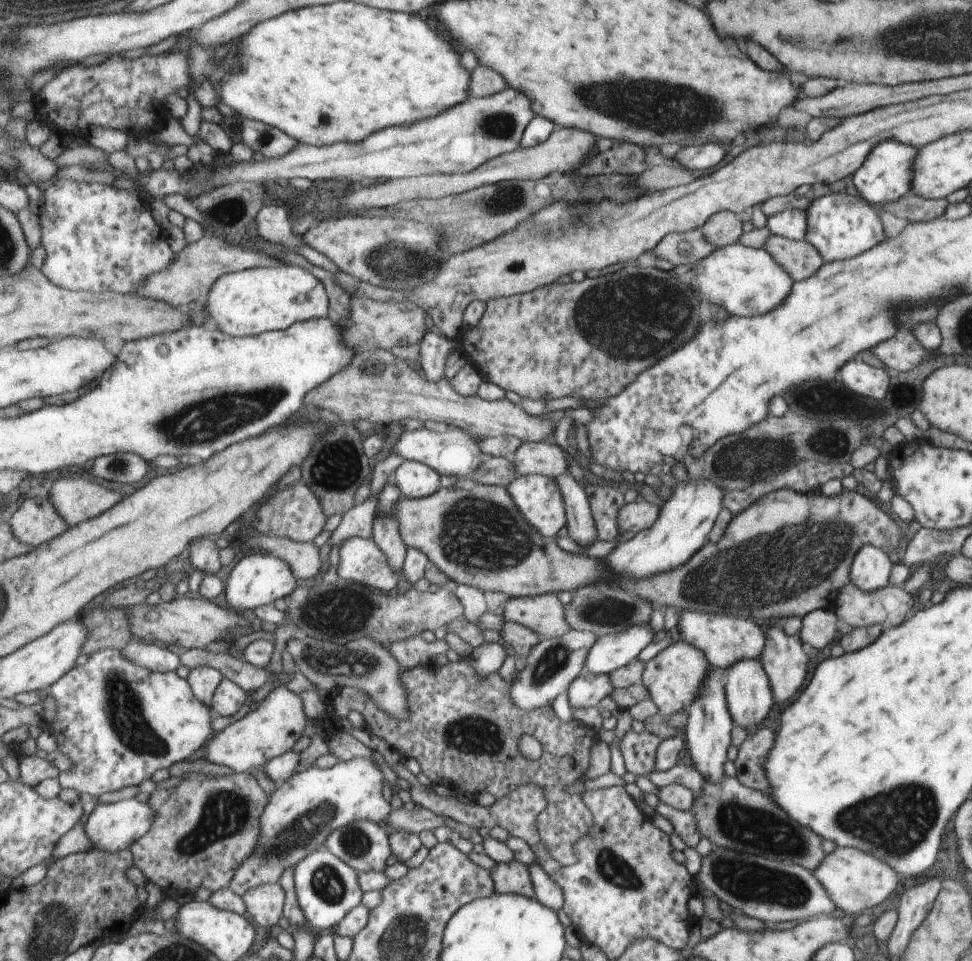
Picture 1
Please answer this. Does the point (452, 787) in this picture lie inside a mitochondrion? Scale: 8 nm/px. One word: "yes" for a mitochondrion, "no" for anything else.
no

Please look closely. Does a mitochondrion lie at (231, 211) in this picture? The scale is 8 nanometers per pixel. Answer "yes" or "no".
yes

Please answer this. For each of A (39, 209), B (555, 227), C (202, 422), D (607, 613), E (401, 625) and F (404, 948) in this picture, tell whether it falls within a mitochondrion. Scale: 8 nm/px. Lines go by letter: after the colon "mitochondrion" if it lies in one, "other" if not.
A: other
B: mitochondrion
C: mitochondrion
D: mitochondrion
E: mitochondrion
F: mitochondrion

